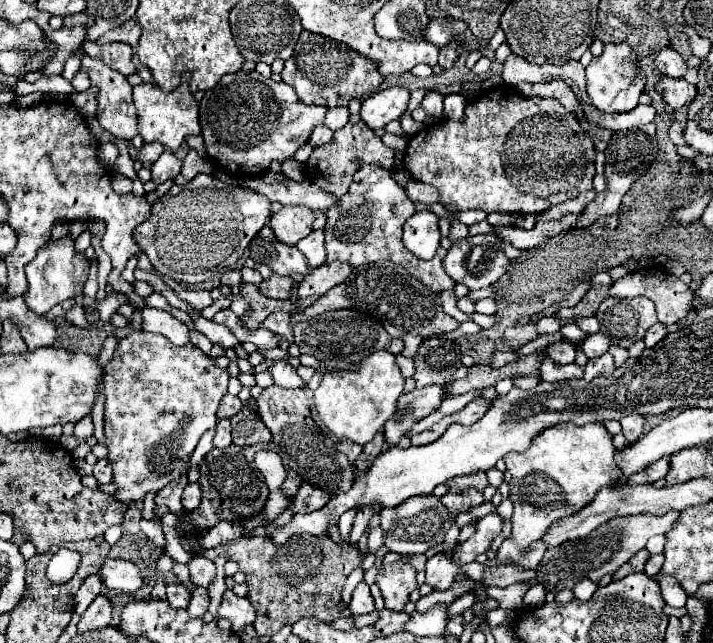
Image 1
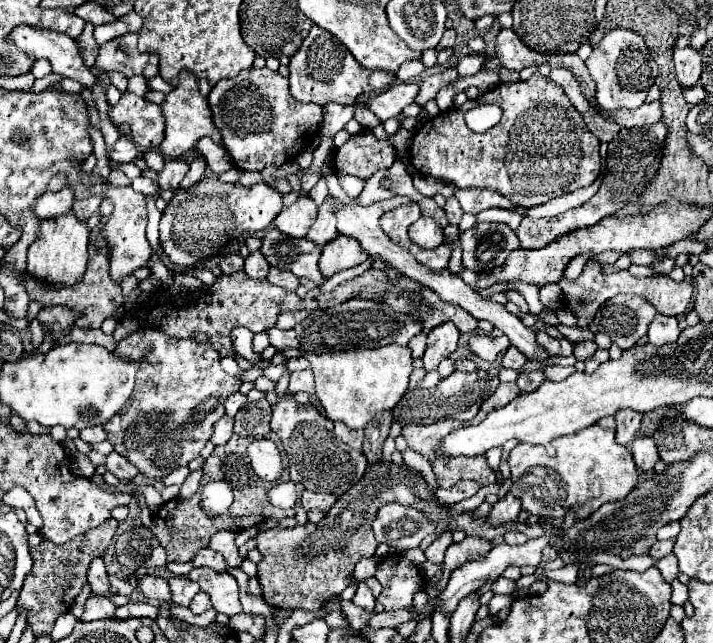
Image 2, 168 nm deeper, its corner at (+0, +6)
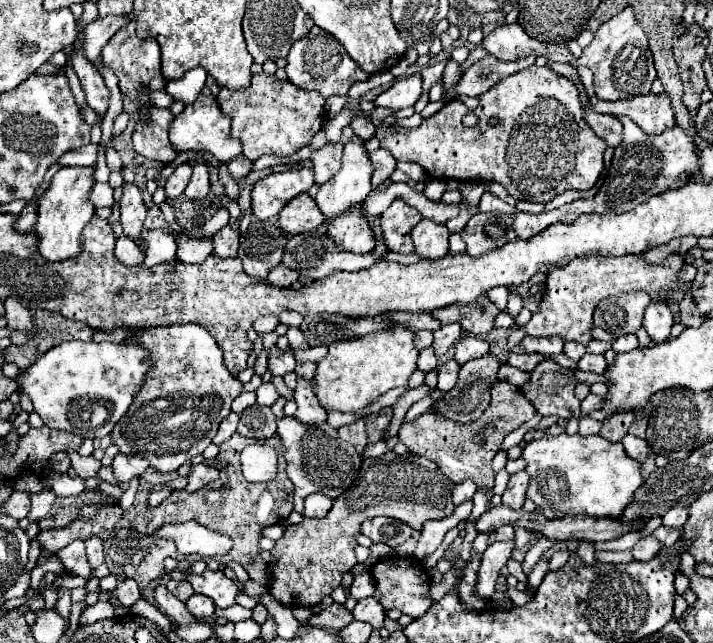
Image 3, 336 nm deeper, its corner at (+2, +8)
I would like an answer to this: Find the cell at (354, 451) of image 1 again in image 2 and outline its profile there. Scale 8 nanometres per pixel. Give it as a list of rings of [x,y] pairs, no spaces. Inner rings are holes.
[[[336,424],[336,436],[350,444],[354,450],[360,450],[362,448],[362,442],[364,442],[364,430],[350,430],[346,424]]]

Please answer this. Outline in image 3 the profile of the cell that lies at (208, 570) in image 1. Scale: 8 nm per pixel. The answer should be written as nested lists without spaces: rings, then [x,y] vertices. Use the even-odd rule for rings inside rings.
[[[206,570],[200,576],[190,576],[188,582],[192,584],[194,592],[204,594],[214,600],[216,608],[230,608],[236,604],[236,594],[238,594],[238,584],[230,578],[224,576],[224,572],[212,572]]]

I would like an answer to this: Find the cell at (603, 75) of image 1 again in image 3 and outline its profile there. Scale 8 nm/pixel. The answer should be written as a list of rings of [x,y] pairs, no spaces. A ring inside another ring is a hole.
[[[626,8],[624,12],[604,22],[594,34],[594,40],[582,50],[578,60],[594,72],[594,88],[600,100],[630,100],[632,96],[648,94],[656,78],[654,64],[644,64],[644,48],[636,48],[632,8]]]

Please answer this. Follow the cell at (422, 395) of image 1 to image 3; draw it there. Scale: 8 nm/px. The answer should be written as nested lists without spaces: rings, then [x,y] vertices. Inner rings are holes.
[[[484,354],[482,358],[476,358],[476,360],[468,360],[460,368],[460,376],[458,376],[456,386],[452,390],[444,392],[444,396],[430,406],[430,412],[438,412],[444,418],[450,418],[454,422],[472,422],[472,420],[480,418],[490,402],[490,390],[498,382],[498,376],[496,376],[498,366],[500,366],[498,360],[490,354]]]

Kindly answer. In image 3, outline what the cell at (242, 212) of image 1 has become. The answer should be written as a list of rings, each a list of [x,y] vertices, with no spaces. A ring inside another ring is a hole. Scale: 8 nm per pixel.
[[[288,170],[274,172],[262,180],[258,180],[252,188],[252,212],[258,220],[268,220],[276,216],[294,196],[300,192],[308,192],[314,184],[314,170]]]

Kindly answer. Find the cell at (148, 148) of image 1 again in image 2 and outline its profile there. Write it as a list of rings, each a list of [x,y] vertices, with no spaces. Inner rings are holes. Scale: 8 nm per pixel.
[[[120,136],[118,142],[112,148],[108,148],[108,152],[106,152],[106,156],[114,162],[132,162],[136,158],[136,154],[138,154],[136,144],[126,136]]]

